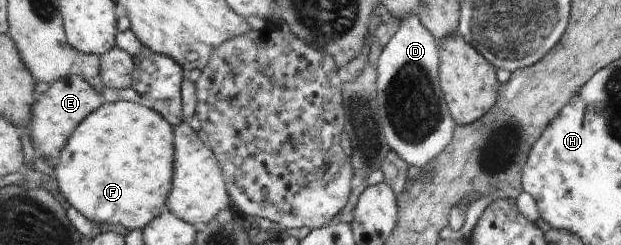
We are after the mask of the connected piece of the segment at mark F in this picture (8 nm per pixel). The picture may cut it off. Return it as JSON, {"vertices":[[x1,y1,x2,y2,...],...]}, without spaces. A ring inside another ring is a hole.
{"vertices":[[105,101,101,108,97,108,95,112,91,113,89,117,85,119,74,130,72,137,66,144,65,149,60,153,60,165,55,173,54,177,57,180,61,193,65,196,65,199,75,207,77,211,80,211,89,221,97,223,99,225,103,223,109,223,109,225,123,225,125,229,143,229,149,223,156,219,160,215,161,211,166,209,170,192,173,189,174,179,174,126,169,123,157,110,153,110,143,104,142,101,137,102,109,102]]}

